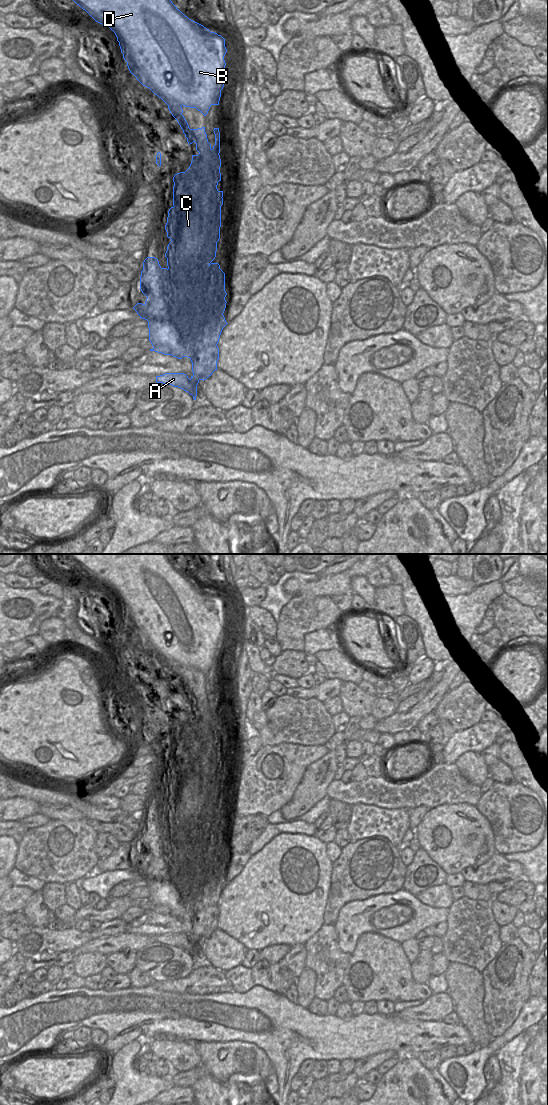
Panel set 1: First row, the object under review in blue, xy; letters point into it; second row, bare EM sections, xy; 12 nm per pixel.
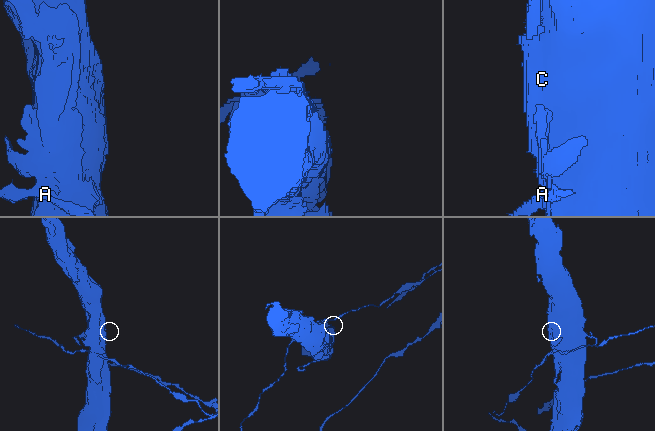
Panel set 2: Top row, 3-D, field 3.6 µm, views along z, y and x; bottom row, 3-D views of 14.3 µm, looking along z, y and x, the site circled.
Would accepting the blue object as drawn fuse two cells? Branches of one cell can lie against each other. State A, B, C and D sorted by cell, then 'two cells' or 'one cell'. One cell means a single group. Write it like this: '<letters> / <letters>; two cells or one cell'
A / B C D; two cells

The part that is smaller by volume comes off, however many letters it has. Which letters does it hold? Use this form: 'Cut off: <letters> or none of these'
Cut off: A.

